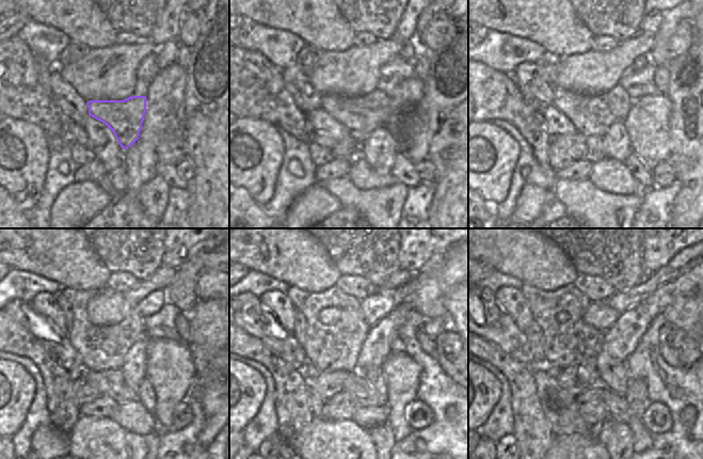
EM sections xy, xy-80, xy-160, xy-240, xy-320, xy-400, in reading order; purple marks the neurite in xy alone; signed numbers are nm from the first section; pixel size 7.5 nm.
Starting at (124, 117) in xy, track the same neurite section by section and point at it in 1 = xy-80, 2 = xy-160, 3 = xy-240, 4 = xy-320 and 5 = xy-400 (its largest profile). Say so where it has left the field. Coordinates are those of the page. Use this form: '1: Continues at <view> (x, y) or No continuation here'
1: Continues at xy-80 (360, 114)
2: Continues at xy-160 (592, 114)
3: Continues at xy-240 (100, 348)
4: Continues at xy-320 (336, 347)
5: Continues at xy-400 (565, 344).

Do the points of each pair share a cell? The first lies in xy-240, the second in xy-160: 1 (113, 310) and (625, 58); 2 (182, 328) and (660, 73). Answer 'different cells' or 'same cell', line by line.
1: same cell
2: same cell

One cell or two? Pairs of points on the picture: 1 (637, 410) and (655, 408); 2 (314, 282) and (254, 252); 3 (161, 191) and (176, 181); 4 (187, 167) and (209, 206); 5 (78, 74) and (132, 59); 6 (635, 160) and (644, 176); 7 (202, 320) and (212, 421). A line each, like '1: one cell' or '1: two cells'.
1: two cells
2: one cell
3: two cells
4: two cells
5: one cell
6: one cell
7: one cell

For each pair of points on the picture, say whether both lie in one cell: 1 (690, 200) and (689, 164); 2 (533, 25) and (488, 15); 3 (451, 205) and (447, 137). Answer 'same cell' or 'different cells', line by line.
1: same cell
2: same cell
3: same cell

